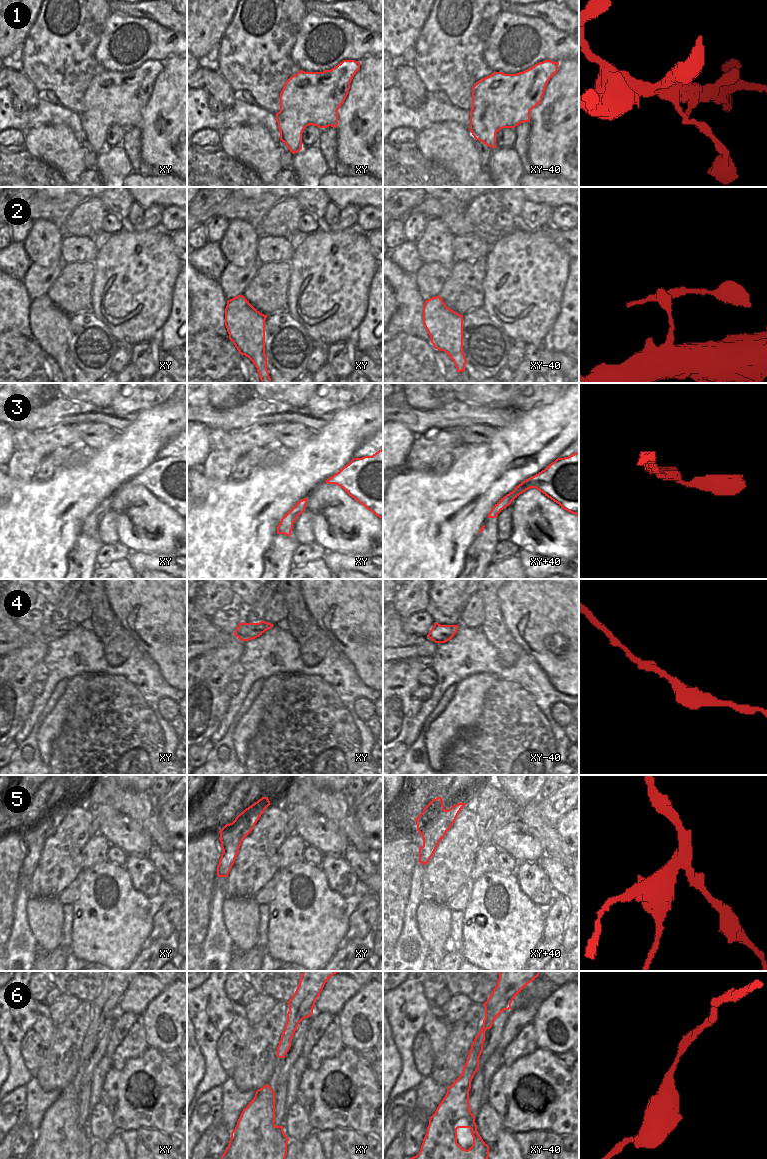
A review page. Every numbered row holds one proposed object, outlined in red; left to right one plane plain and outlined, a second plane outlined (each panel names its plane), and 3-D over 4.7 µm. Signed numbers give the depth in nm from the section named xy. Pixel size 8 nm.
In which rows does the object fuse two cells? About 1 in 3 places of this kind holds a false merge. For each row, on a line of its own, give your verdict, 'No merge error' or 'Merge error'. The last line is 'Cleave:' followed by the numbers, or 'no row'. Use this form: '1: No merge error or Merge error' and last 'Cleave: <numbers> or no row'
1: No merge error
2: Merge error
3: No merge error
4: No merge error
5: Merge error
6: No merge error
Cleave: 2, 5.

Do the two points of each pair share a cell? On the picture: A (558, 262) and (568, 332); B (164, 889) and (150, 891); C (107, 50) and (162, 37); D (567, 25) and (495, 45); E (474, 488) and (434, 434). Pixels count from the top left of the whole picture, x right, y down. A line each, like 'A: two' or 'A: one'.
A: two
B: two
C: one
D: two
E: two

